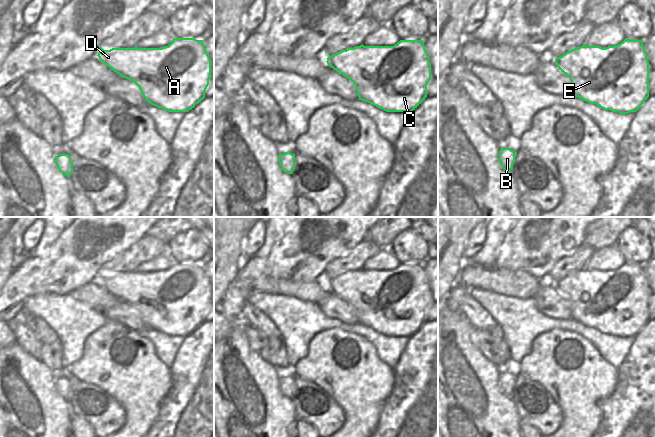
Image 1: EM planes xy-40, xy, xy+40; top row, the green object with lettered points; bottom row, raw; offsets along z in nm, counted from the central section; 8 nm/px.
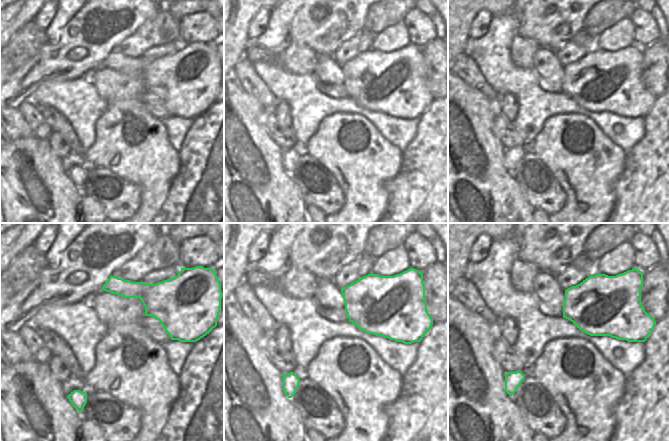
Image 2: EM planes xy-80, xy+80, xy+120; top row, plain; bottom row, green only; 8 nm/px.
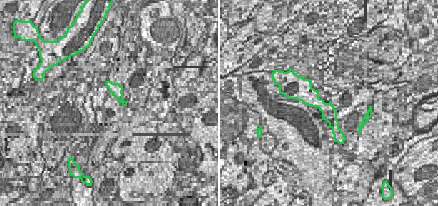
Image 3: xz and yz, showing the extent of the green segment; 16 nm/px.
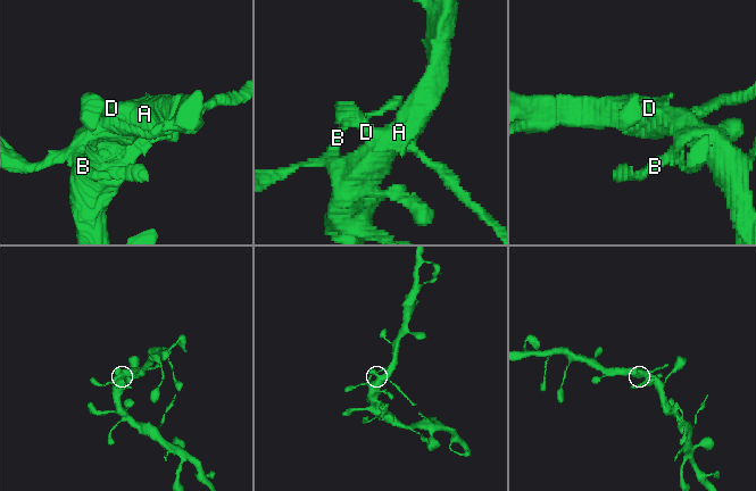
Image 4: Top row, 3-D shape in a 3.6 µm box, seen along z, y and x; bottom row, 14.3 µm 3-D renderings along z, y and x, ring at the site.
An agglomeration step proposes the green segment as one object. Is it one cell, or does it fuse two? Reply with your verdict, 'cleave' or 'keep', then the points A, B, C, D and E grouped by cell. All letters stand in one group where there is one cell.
keep; groups A B C D E

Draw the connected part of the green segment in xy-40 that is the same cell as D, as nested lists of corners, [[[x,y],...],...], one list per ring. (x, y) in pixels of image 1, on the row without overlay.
[[[173,262],[173,265],[162,272],[112,272],[104,274],[99,271],[97,279],[101,286],[121,301],[134,306],[143,321],[151,329],[168,336],[188,336],[205,322],[205,315],[211,301],[211,283],[205,273],[203,264],[194,262]]]

